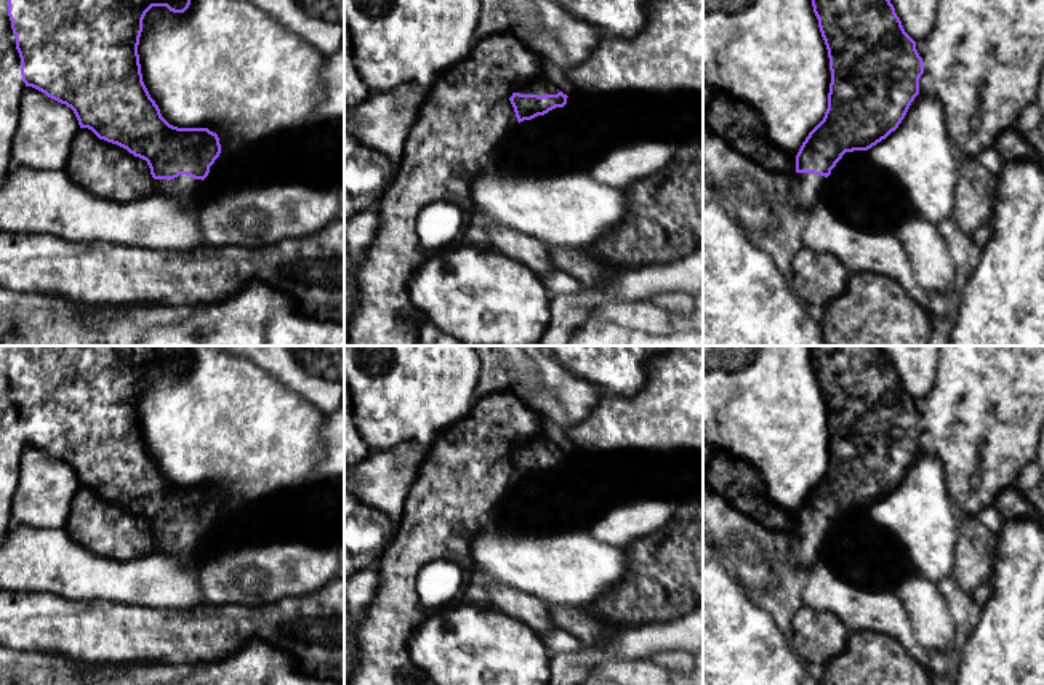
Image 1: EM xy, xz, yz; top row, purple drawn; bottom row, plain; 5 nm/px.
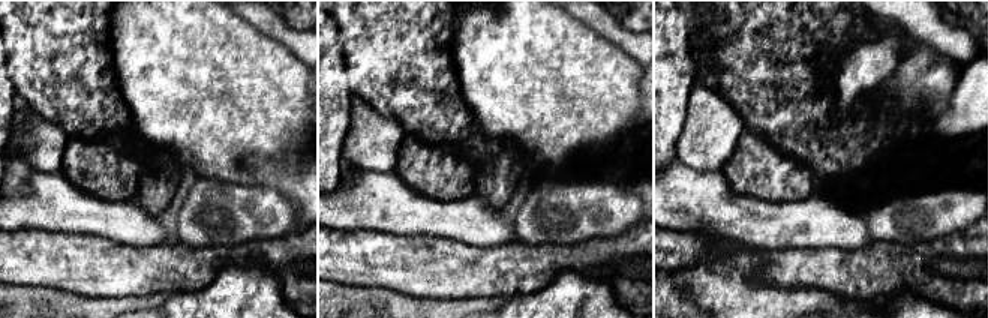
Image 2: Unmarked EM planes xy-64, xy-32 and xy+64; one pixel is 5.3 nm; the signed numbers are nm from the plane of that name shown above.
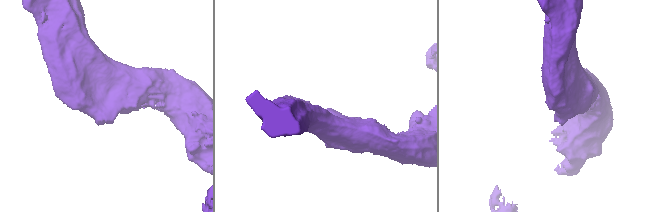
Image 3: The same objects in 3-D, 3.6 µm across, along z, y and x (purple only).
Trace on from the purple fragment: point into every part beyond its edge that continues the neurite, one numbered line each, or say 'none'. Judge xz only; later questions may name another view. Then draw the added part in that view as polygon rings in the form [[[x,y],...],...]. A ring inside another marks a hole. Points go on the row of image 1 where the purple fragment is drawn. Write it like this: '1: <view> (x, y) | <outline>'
1: xz (538, 87) | [[[535,80],[519,86],[514,93],[544,96],[544,94],[557,94],[559,91],[554,85],[549,85],[544,80]]]

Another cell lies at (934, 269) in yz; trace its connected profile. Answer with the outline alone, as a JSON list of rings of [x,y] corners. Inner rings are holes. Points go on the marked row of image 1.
[[[913,211],[890,232],[905,246],[916,283],[932,294],[943,293],[950,296],[958,274],[954,259],[937,226]]]

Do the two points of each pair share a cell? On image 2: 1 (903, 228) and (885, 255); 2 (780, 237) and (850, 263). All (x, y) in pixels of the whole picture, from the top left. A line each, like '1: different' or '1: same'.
1: different
2: different

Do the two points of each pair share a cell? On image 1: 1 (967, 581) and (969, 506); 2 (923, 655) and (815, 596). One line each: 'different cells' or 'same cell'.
1: different cells
2: same cell

